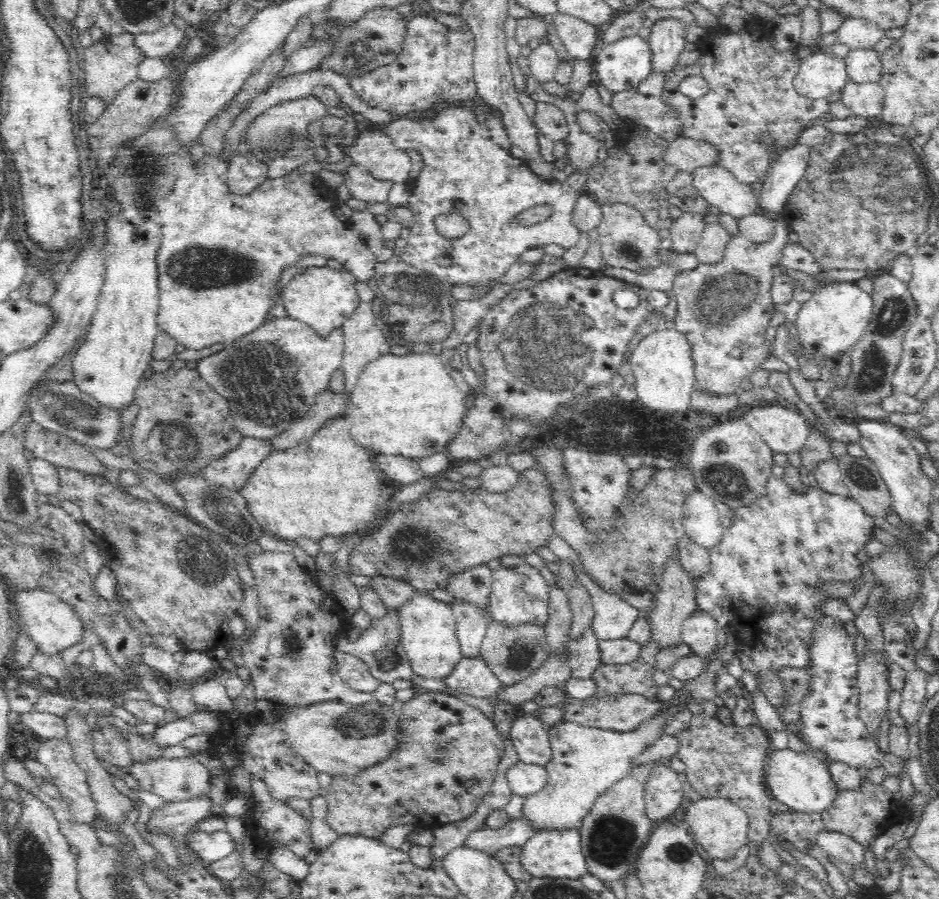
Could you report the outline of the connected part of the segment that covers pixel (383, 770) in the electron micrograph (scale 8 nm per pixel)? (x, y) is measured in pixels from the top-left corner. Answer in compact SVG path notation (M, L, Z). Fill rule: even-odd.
M419 690L400 711L402 735L400 748L384 762L362 770L358 776L334 776L328 785L326 822L339 836L354 835L378 839L390 826L414 824L446 825L473 816L492 788L497 768L504 756L505 742L494 720L480 709L455 696Z

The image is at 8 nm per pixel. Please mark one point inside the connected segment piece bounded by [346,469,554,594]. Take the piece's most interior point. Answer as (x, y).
(425, 542)

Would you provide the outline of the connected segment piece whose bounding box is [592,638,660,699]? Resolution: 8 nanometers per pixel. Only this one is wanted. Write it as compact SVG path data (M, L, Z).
M653 638L642 647L638 660L628 664L606 665L601 663L592 674L598 695L614 693L640 693L654 699L658 685L654 681L654 657L659 648Z

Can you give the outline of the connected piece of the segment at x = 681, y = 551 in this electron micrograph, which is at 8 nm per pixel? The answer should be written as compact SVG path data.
M687 536L682 537L678 543L677 560L688 573L692 583L697 582L710 572L709 550L698 546Z

